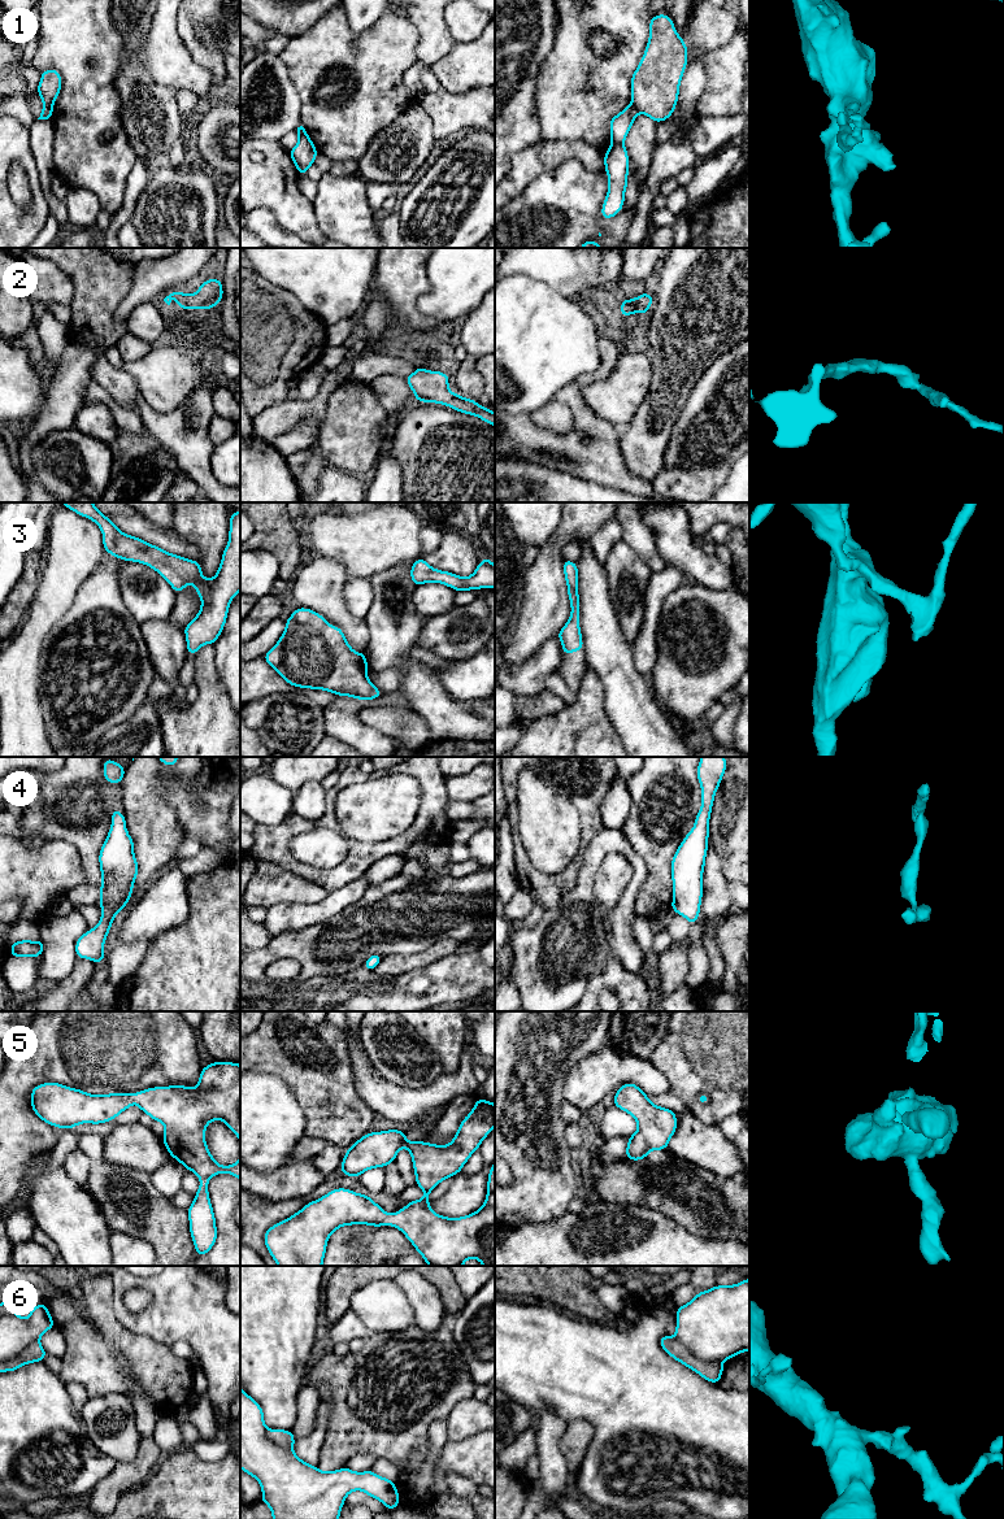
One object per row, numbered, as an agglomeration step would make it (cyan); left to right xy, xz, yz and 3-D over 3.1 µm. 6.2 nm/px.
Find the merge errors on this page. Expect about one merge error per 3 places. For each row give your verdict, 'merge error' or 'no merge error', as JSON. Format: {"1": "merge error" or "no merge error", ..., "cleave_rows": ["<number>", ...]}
{"1": "merge error", "2": "no merge error", "3": "no merge error", "4": "no merge error", "5": "no merge error", "6": "merge error", "cleave_rows": ["1", "6"]}

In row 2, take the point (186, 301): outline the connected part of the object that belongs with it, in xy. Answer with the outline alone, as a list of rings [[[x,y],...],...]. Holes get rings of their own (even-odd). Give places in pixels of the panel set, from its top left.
[[[217,278],[205,280],[194,295],[186,295],[181,291],[173,292],[164,299],[170,305],[171,299],[177,299],[177,306],[194,310],[196,308],[209,310],[222,301],[222,282]]]

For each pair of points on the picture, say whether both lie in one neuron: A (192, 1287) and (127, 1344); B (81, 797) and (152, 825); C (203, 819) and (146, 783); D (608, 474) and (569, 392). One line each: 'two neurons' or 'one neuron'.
A: two neurons
B: two neurons
C: two neurons
D: one neuron

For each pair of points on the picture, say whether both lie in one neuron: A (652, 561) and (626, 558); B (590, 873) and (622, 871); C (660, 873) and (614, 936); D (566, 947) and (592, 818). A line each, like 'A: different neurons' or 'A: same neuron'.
A: different neurons
B: different neurons
C: different neurons
D: different neurons

